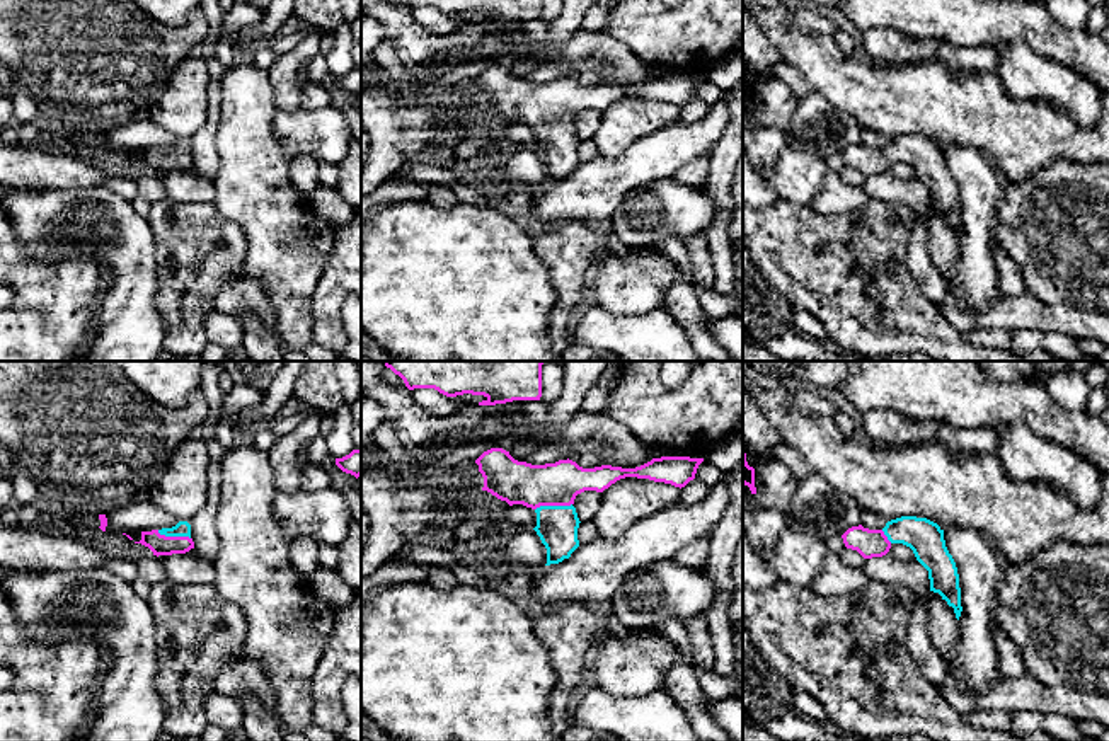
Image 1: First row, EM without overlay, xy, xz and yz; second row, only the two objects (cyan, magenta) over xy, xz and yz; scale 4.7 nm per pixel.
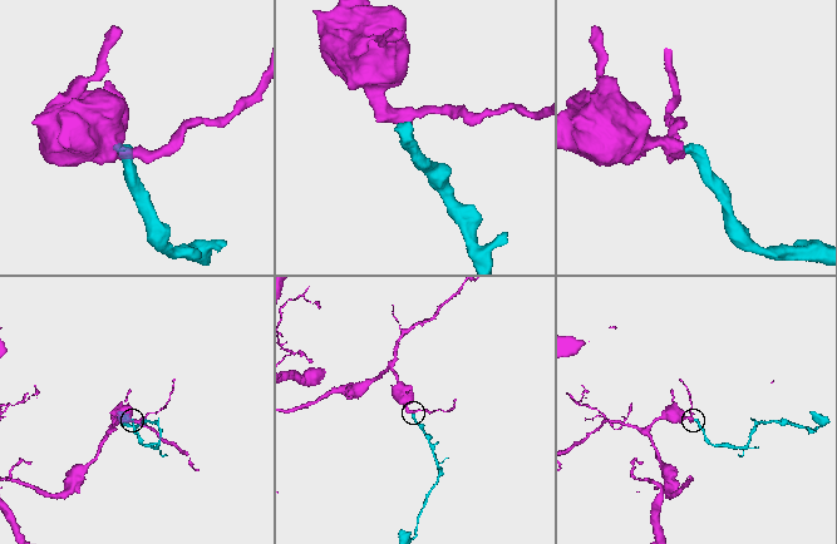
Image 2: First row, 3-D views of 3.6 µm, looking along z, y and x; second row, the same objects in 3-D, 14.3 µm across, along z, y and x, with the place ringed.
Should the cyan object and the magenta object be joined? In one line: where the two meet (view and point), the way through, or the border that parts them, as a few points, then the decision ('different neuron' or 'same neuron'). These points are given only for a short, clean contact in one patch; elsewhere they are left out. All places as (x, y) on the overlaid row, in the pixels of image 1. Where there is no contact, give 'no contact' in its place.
contact xz (552, 506); way xz (557, 527), (552, 506), (532, 486), (517, 482); same neuron

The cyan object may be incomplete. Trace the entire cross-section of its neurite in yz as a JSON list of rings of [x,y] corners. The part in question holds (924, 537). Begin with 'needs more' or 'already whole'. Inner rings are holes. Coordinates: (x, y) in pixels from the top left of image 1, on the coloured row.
needs more; [[[901,516],[888,521],[882,530],[852,526],[842,538],[847,549],[857,550],[864,559],[886,555],[893,543],[910,547],[928,571],[930,591],[939,593],[959,620],[962,612],[959,574],[945,547],[944,530],[937,523],[927,518]]]

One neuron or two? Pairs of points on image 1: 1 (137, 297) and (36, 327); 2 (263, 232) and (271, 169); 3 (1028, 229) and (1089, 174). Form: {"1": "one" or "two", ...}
{"1": "two", "2": "one", "3": "one"}

